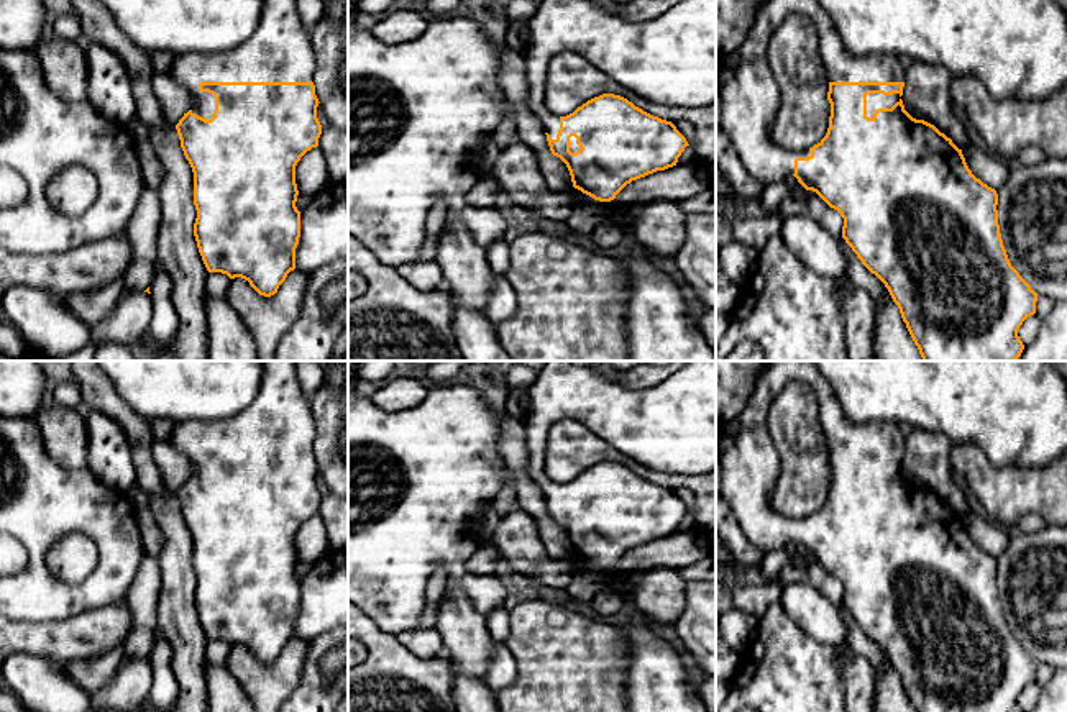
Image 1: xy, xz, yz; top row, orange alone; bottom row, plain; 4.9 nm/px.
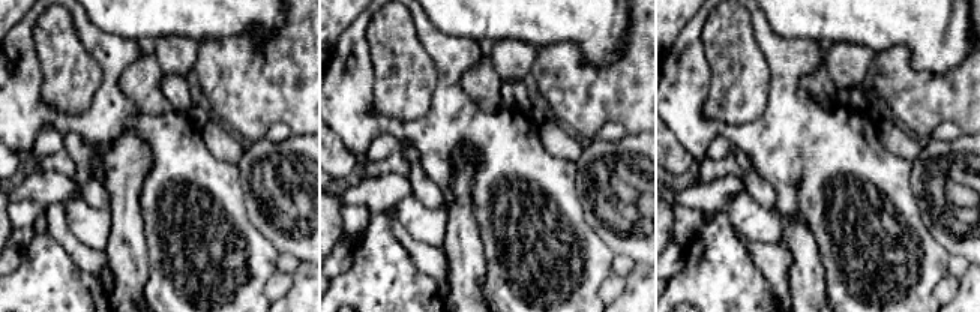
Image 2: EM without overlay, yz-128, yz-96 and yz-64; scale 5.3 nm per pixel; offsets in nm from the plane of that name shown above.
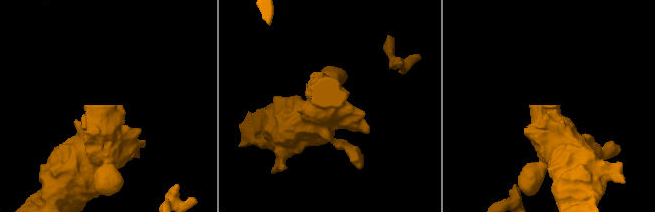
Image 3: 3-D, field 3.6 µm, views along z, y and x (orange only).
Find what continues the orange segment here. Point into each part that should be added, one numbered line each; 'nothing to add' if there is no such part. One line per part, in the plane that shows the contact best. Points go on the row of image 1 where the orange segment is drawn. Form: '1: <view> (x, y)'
1: xy (279, 50)

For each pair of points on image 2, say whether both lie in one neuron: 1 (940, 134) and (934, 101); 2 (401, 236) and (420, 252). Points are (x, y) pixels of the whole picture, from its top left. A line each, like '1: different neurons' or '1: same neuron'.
1: different neurons
2: same neuron

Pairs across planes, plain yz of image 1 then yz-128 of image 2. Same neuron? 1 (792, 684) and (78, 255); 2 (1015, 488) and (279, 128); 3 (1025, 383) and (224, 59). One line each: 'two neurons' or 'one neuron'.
1: two neurons
2: two neurons
3: two neurons

